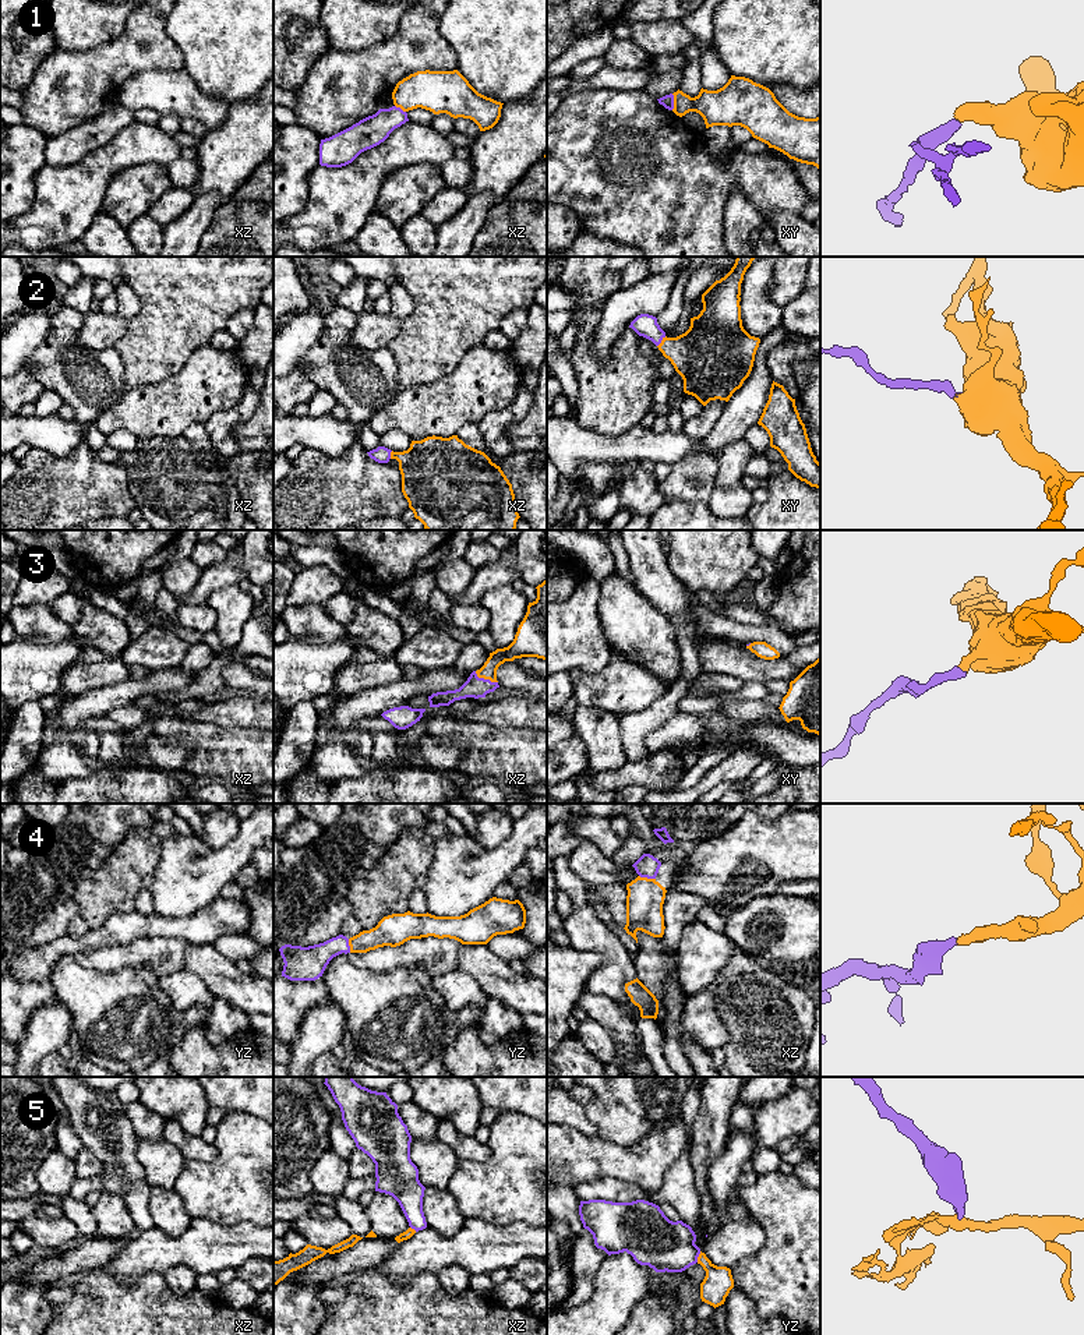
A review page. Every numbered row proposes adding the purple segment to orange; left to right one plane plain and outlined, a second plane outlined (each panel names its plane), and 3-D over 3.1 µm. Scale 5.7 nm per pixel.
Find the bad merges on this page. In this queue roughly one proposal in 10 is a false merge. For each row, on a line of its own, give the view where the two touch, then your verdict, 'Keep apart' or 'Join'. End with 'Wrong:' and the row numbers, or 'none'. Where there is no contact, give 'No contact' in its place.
1: Touches orange in xy. Keep apart
2: Touches orange in xy. Join
3: Touches orange in xz. Join
4: Touches orange in xz. Join
5: Touches orange in yz. Keep apart
Wrong: 1, 5

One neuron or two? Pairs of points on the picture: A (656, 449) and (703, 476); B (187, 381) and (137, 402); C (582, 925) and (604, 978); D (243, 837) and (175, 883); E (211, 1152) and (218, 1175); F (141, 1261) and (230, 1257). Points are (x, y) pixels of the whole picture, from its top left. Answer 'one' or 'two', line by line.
A: two
B: one
C: one
D: one
E: two
F: one

